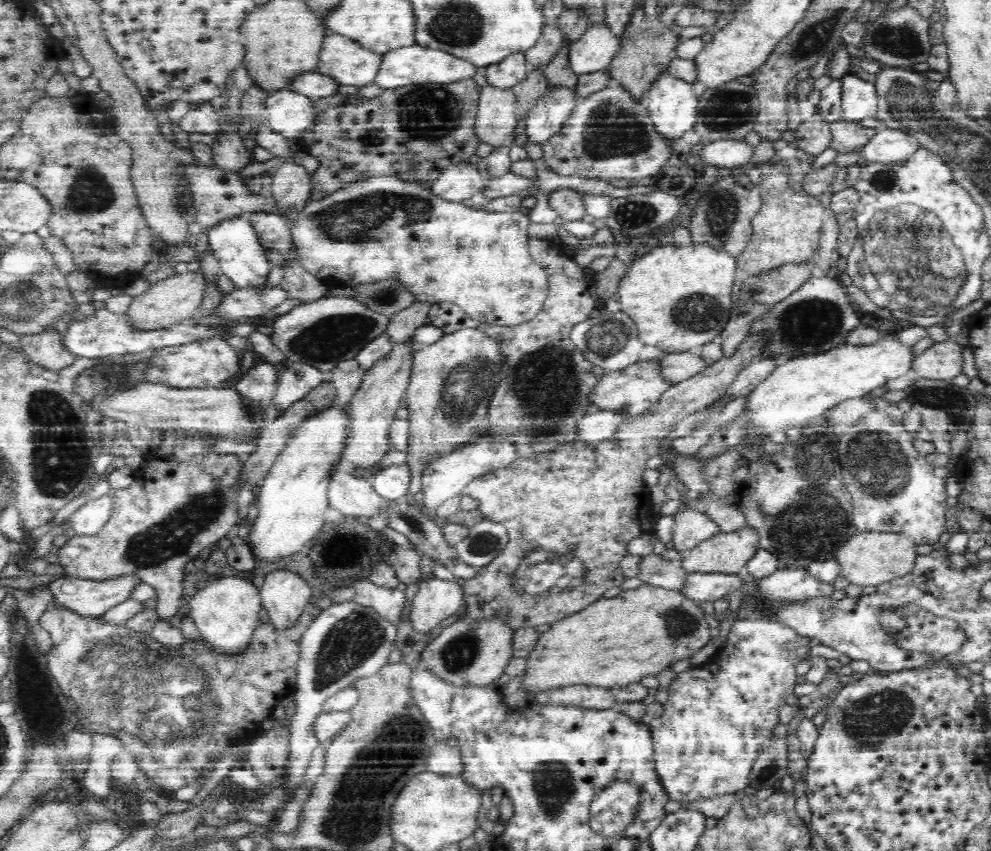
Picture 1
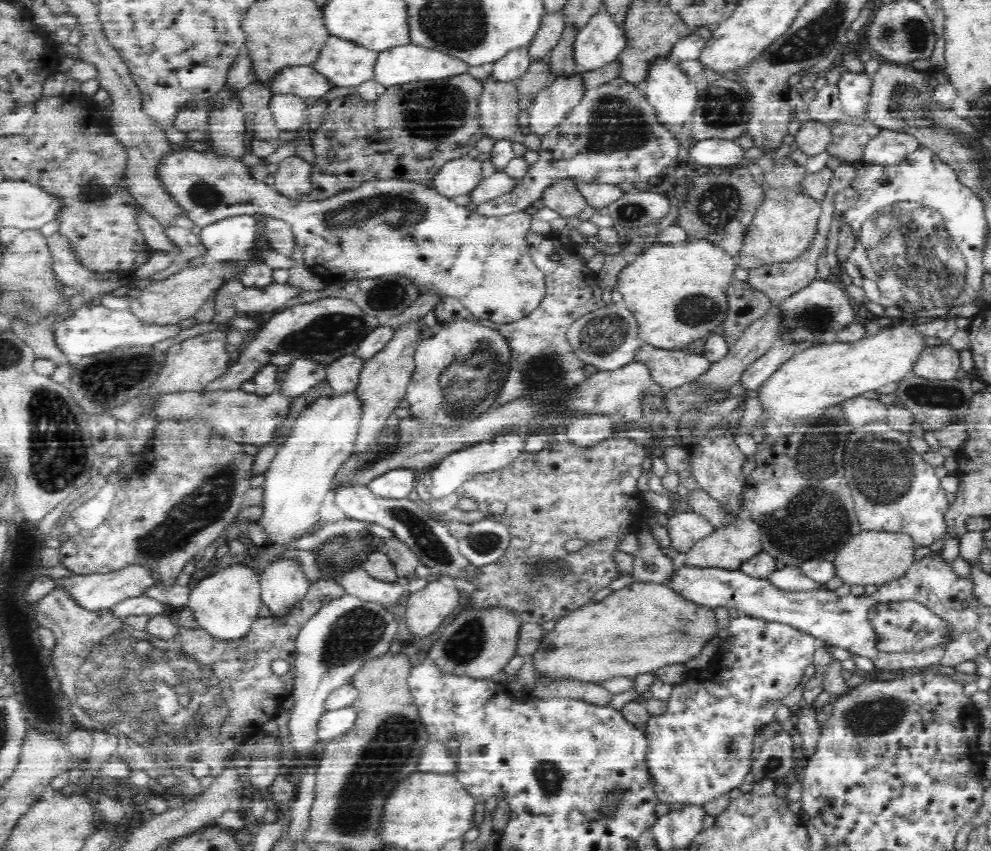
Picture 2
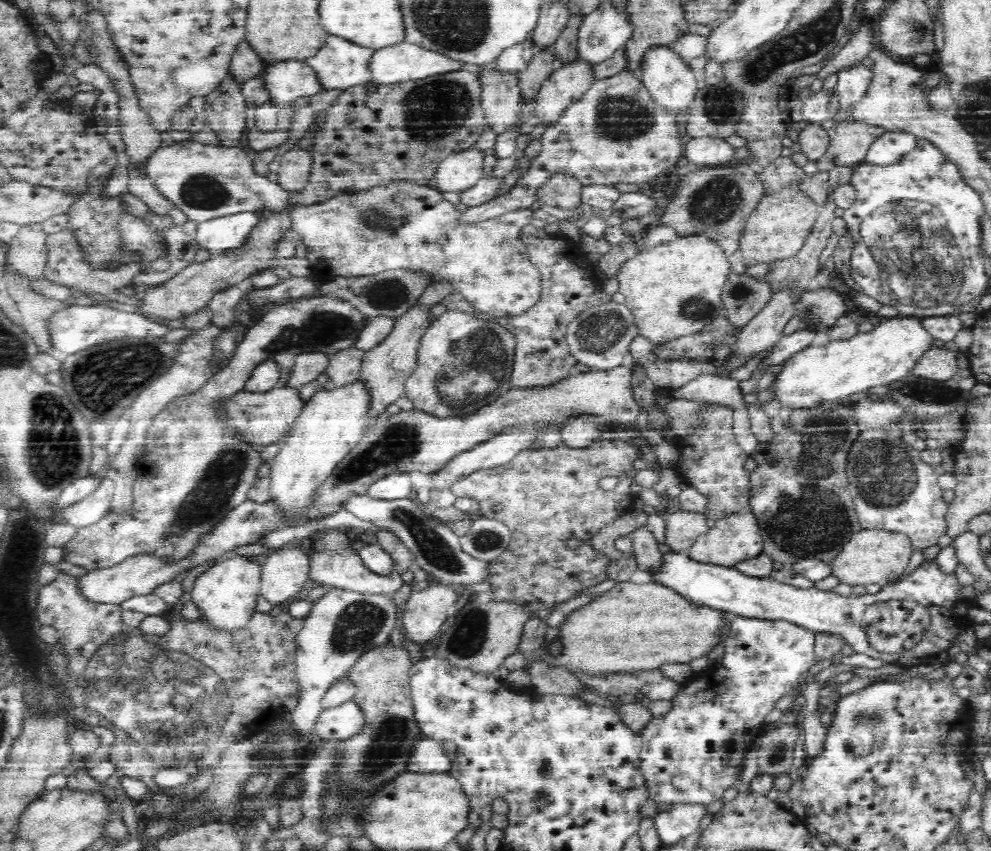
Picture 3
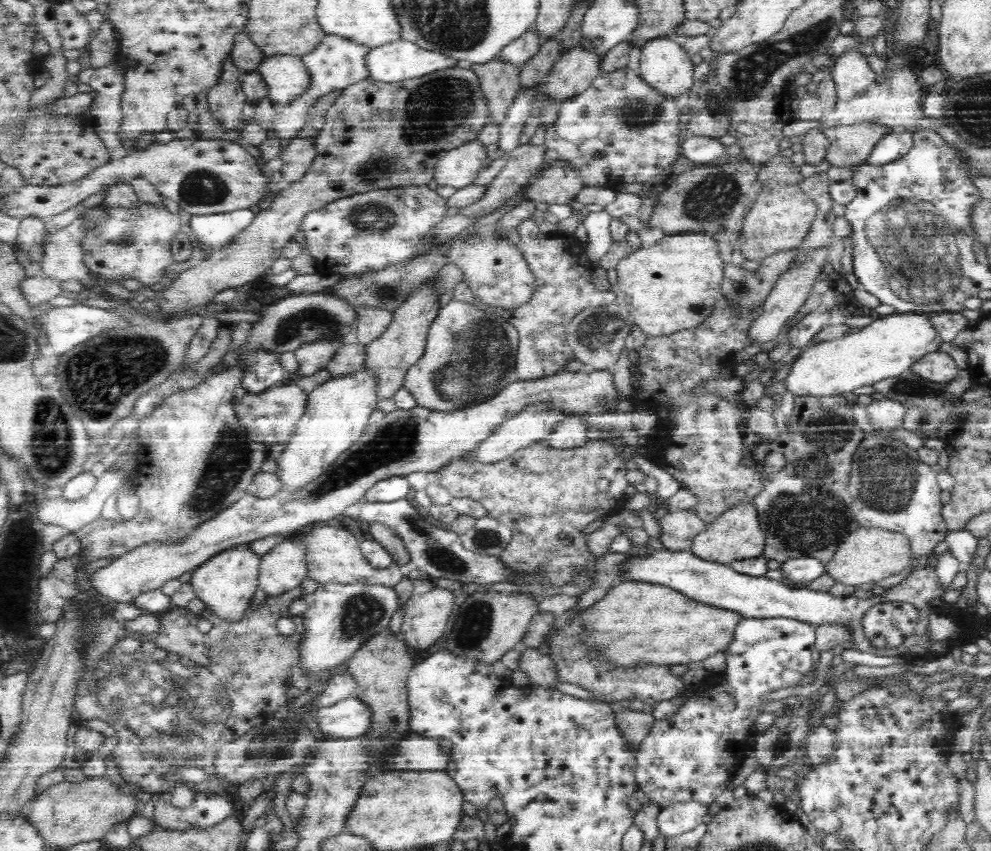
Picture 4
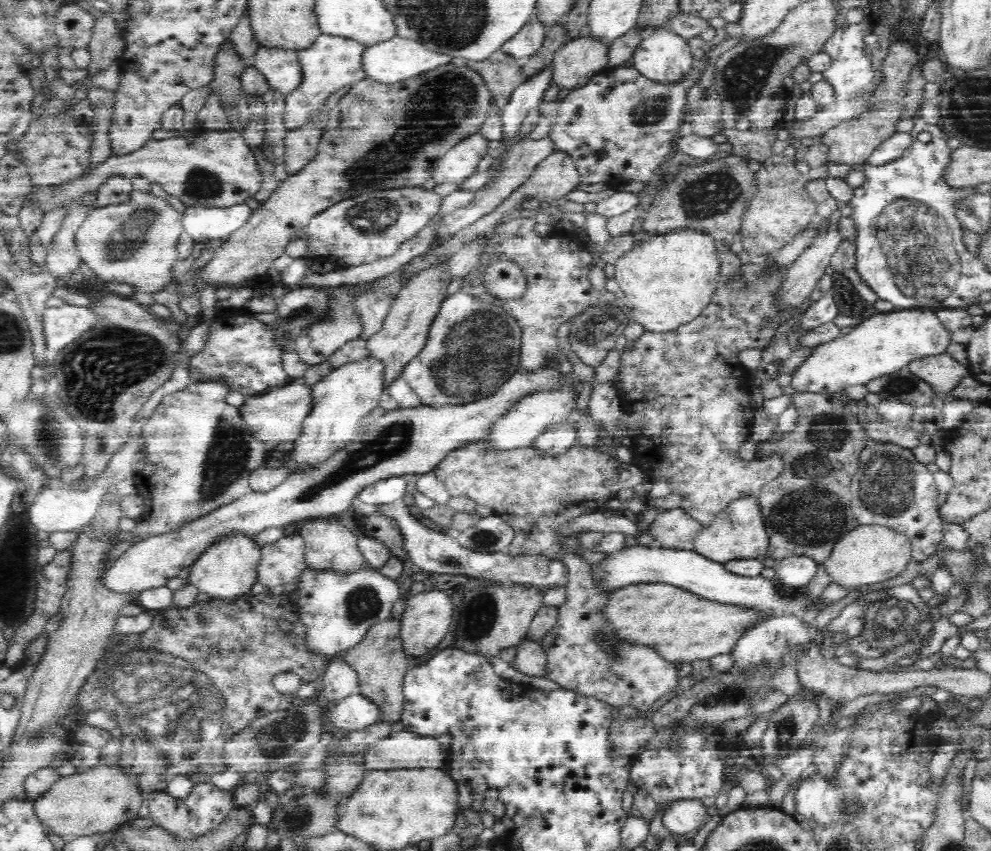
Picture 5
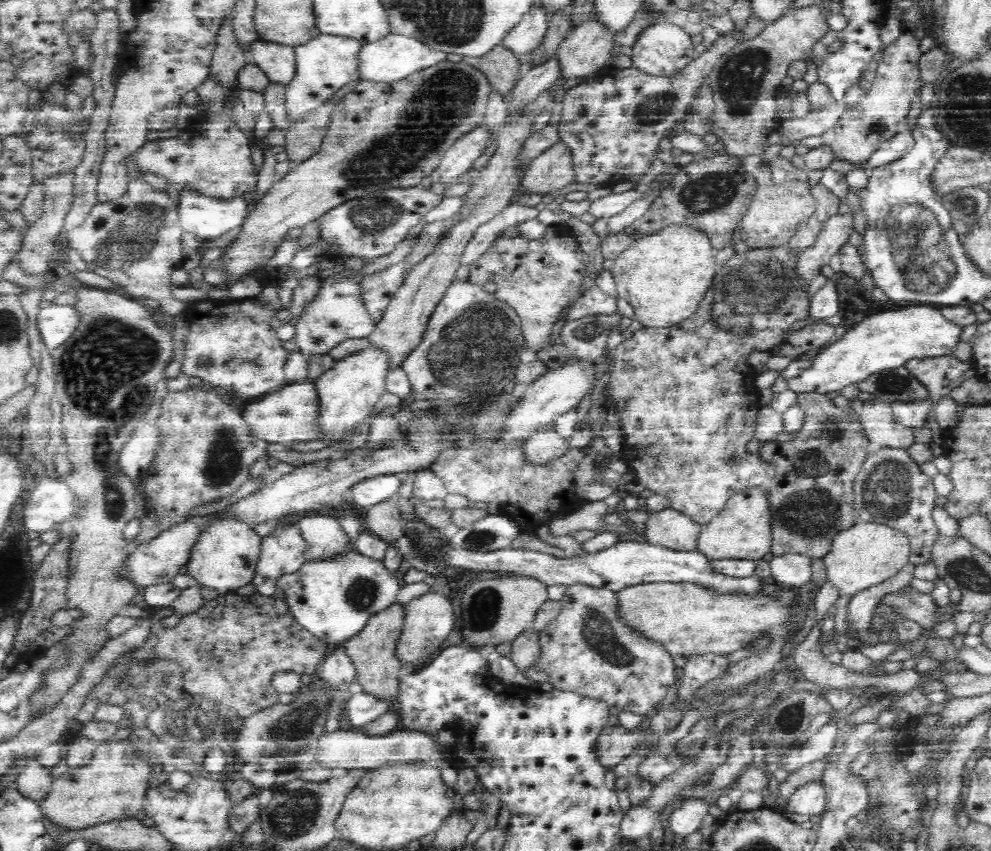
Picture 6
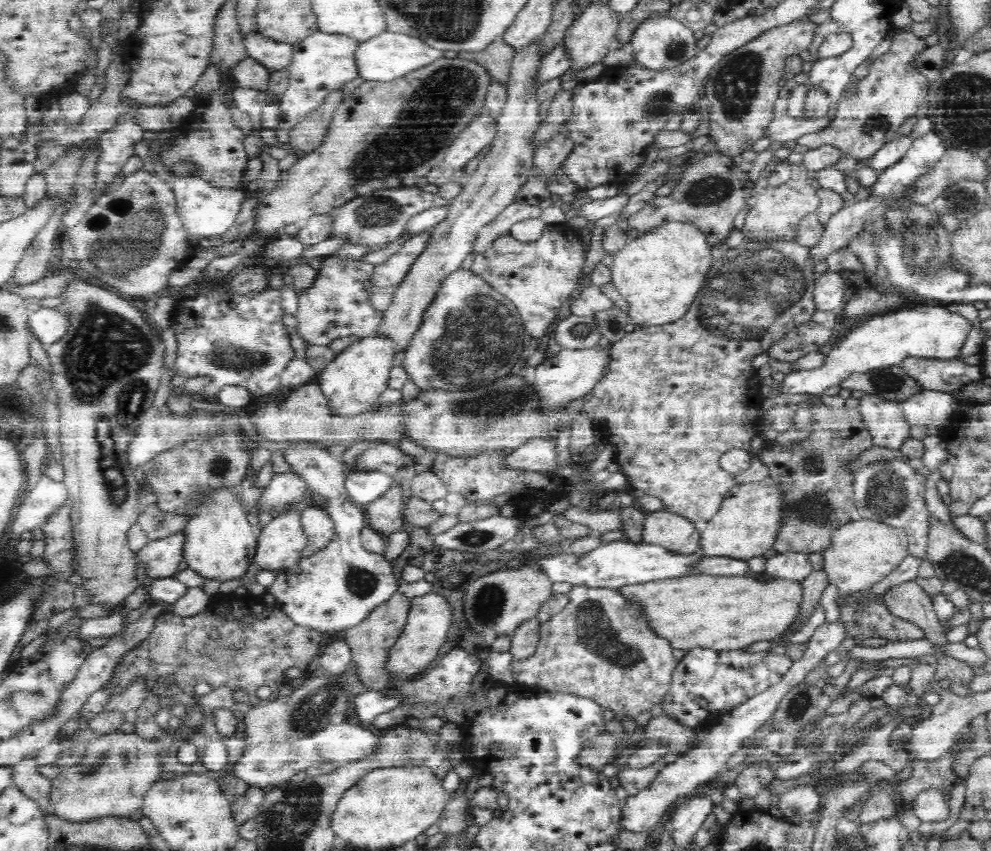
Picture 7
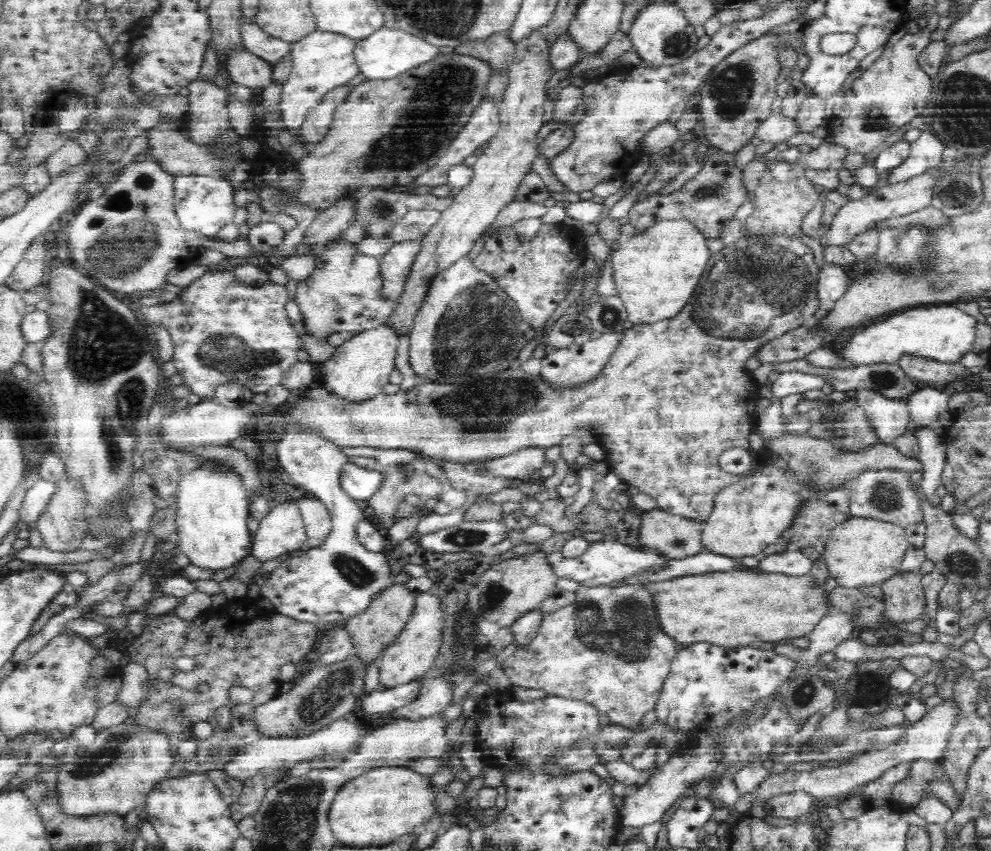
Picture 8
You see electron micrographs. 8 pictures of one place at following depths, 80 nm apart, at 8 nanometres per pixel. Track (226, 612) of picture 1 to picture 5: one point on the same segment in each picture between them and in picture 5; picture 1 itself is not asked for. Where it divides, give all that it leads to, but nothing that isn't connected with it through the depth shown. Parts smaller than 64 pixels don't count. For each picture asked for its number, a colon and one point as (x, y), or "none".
2: (225, 602)
3: (226, 591)
4: (226, 581)
5: (228, 565)

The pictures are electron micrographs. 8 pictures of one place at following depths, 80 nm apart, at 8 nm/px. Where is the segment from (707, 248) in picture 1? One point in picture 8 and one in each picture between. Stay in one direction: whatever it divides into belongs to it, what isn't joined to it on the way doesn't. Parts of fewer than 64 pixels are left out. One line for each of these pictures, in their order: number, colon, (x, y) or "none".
2: (676, 292)
3: (674, 288)
4: (672, 284)
5: (666, 281)
6: (663, 275)
7: (659, 273)
8: (656, 271)

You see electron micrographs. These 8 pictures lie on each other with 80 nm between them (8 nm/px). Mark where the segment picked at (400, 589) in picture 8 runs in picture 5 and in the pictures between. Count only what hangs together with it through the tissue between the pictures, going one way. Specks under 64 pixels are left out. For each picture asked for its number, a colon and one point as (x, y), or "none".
5: (380, 664)
6: (377, 670)
7: (370, 640)

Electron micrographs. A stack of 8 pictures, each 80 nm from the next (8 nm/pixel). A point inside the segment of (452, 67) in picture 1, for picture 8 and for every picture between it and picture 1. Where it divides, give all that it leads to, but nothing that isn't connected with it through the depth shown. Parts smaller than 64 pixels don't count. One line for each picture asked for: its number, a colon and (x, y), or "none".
2: (406, 63)
3: (404, 61)
4: (399, 60)
5: (392, 60)
6: (395, 56)
7: (390, 55)
8: (387, 52)

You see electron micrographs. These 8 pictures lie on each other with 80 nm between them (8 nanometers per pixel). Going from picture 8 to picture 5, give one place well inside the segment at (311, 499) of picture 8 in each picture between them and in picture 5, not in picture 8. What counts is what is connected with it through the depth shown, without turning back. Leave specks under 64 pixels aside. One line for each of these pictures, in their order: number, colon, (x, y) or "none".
5: (328, 544)
6: (322, 534)
7: (318, 527)

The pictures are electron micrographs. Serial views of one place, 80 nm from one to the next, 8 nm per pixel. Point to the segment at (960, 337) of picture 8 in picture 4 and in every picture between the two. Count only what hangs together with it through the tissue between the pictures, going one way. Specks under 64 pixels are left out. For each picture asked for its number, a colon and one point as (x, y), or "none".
4: (886, 347)
5: (888, 341)
6: (886, 340)
7: (933, 332)

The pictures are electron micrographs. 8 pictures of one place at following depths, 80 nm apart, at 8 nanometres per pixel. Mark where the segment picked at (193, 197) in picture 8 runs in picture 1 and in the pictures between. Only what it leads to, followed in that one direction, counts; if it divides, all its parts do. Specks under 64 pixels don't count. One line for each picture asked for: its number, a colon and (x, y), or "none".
1: (236, 246)
2: (231, 238)
3: (217, 234)
4: (216, 229)
5: (204, 221)
6: (208, 217)
7: (206, 208)

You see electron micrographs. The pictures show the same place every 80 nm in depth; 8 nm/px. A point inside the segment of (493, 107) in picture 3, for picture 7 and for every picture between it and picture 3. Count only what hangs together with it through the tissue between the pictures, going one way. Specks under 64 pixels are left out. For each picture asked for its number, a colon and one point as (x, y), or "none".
4: (500, 79)
5: (501, 71)
6: (501, 66)
7: (497, 57)

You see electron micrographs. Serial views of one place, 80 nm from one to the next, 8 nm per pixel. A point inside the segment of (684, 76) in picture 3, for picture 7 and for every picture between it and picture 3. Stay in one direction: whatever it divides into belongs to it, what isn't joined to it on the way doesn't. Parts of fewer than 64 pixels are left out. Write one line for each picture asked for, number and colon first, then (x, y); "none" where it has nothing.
4: (664, 64)
5: (664, 55)
6: (663, 48)
7: (661, 41)

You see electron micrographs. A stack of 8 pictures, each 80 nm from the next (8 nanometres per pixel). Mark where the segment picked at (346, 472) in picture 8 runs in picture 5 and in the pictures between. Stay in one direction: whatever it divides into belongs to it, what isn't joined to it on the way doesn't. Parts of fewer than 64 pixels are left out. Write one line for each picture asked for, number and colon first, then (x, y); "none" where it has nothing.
5: (381, 493)
6: (369, 491)
7: (362, 486)

